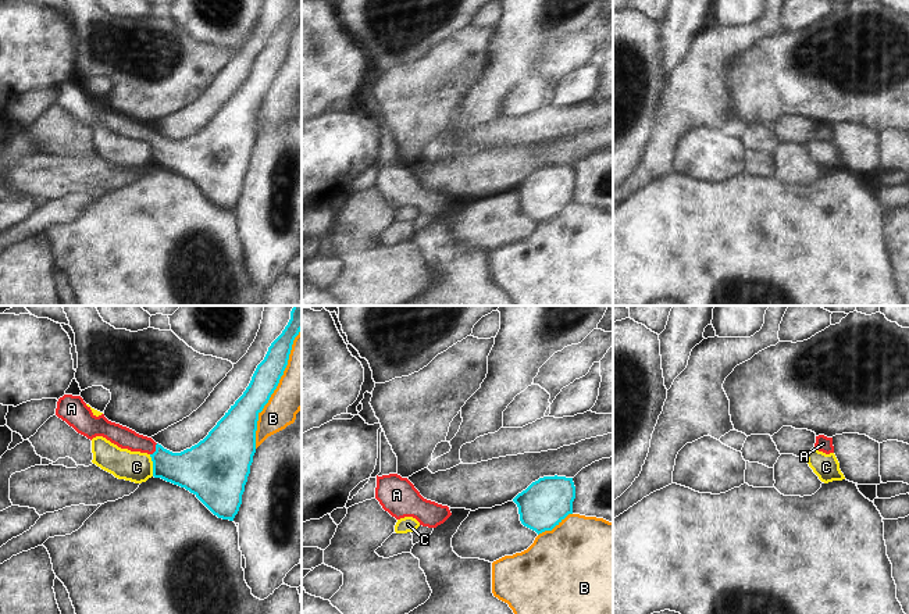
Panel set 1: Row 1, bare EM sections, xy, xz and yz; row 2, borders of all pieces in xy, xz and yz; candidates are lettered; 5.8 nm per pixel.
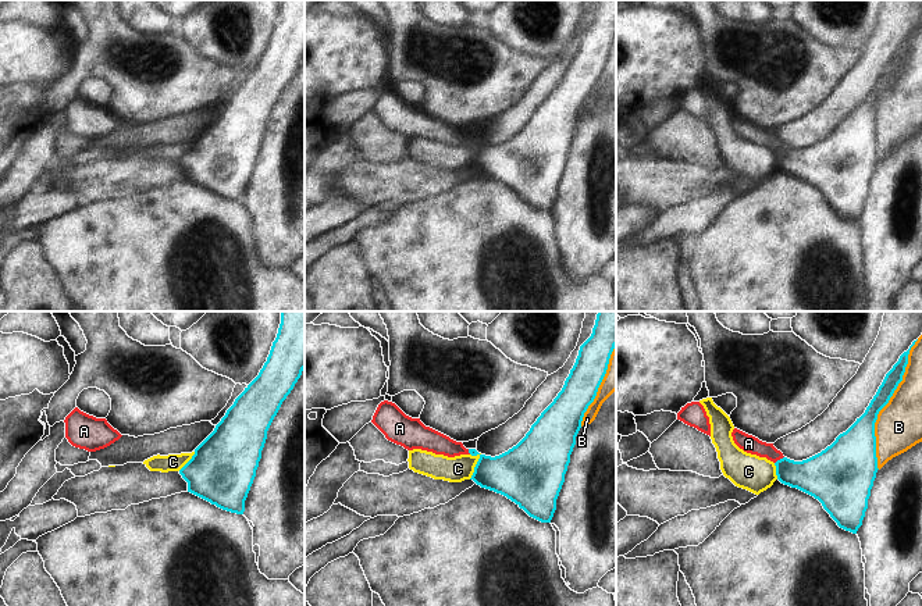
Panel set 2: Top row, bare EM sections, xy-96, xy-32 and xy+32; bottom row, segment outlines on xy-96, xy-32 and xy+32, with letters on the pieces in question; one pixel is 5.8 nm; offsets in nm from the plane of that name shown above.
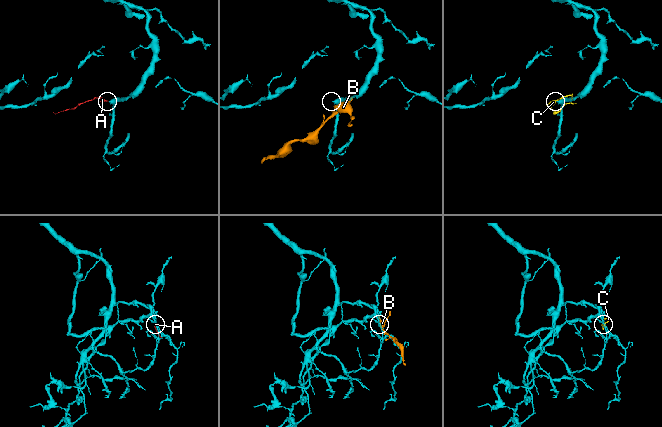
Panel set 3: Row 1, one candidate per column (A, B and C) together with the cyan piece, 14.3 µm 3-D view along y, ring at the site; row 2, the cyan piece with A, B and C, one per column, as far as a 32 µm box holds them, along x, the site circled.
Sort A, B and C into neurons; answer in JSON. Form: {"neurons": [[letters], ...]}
{"neurons": [["A"], ["B"], ["C"]]}

